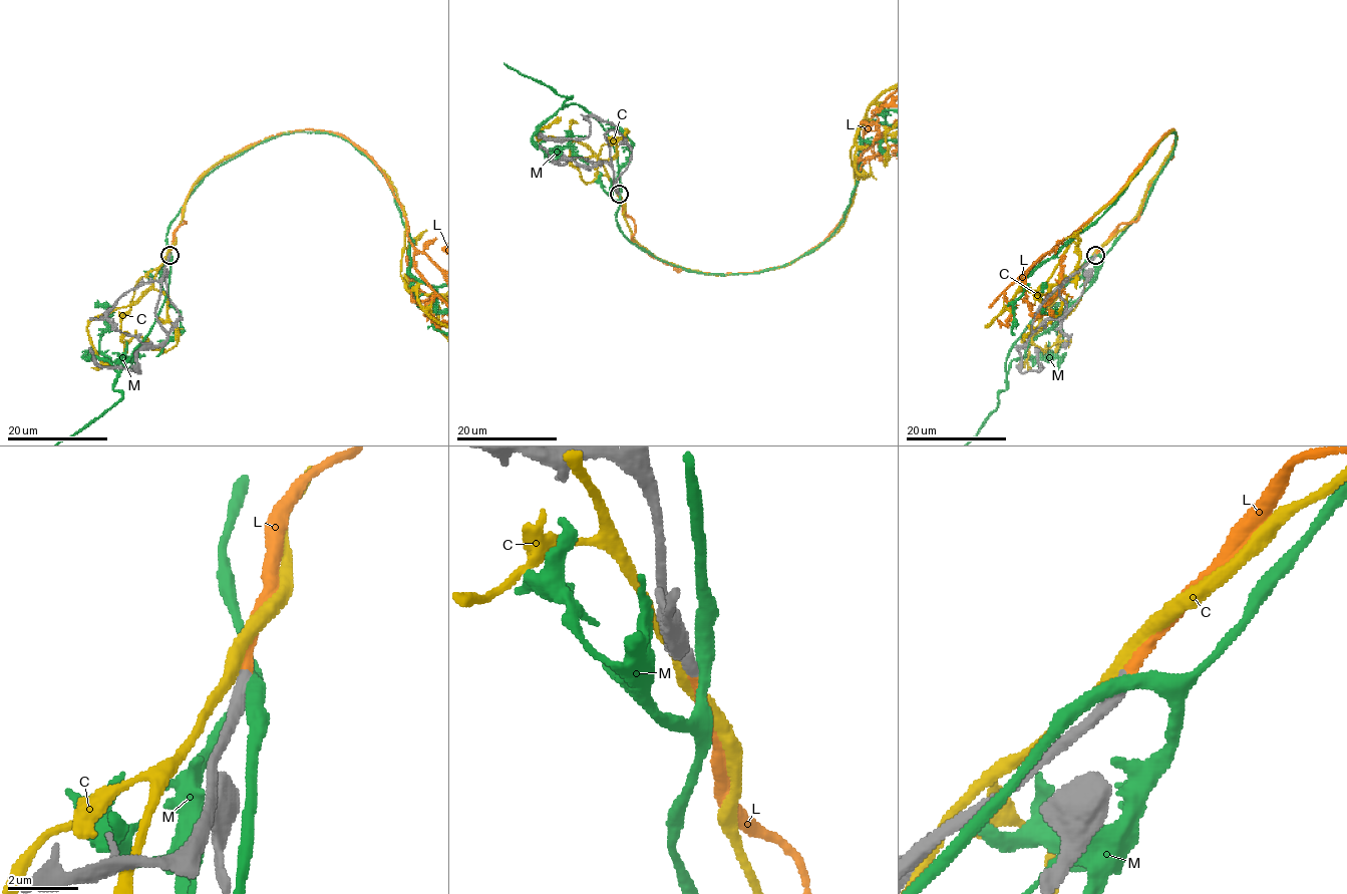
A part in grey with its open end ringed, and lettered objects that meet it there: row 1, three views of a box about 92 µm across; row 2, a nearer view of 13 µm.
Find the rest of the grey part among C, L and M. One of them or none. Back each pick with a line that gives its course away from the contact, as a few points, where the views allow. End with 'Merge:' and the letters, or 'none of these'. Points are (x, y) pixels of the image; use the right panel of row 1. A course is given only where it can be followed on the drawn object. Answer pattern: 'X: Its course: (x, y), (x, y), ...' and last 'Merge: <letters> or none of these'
Merge: L

